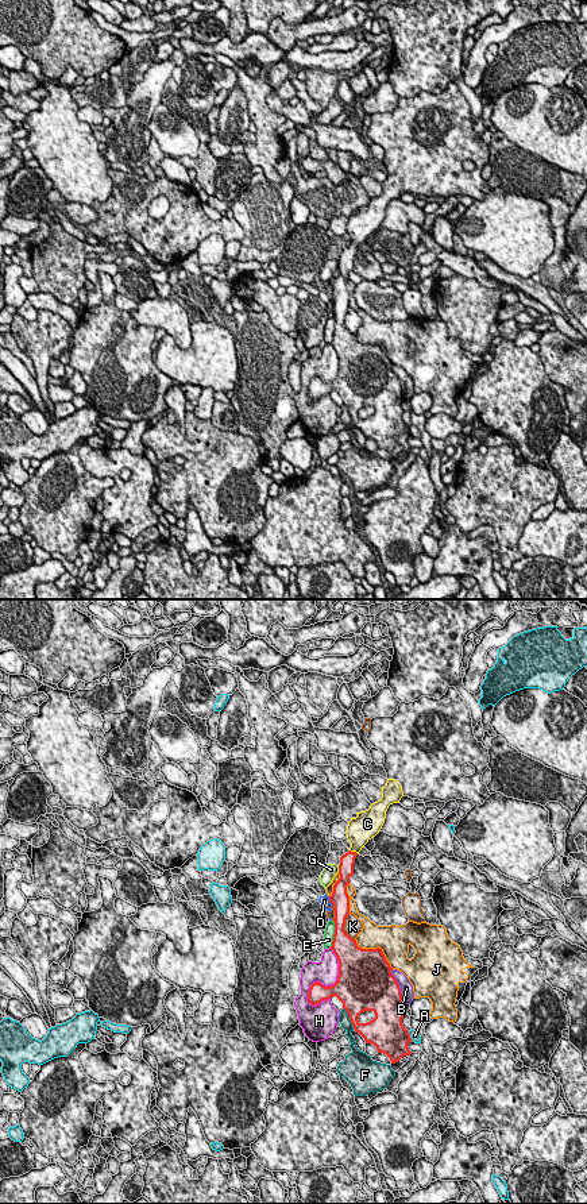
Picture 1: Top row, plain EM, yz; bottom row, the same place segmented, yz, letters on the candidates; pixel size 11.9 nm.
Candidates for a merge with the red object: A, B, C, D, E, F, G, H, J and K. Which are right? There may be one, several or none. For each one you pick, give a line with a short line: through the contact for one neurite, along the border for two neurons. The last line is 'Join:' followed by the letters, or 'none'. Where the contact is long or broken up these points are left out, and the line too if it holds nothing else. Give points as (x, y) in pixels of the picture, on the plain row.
C: line yz (346, 265), (346, 258), (354, 247), (359, 227)
Join: C

